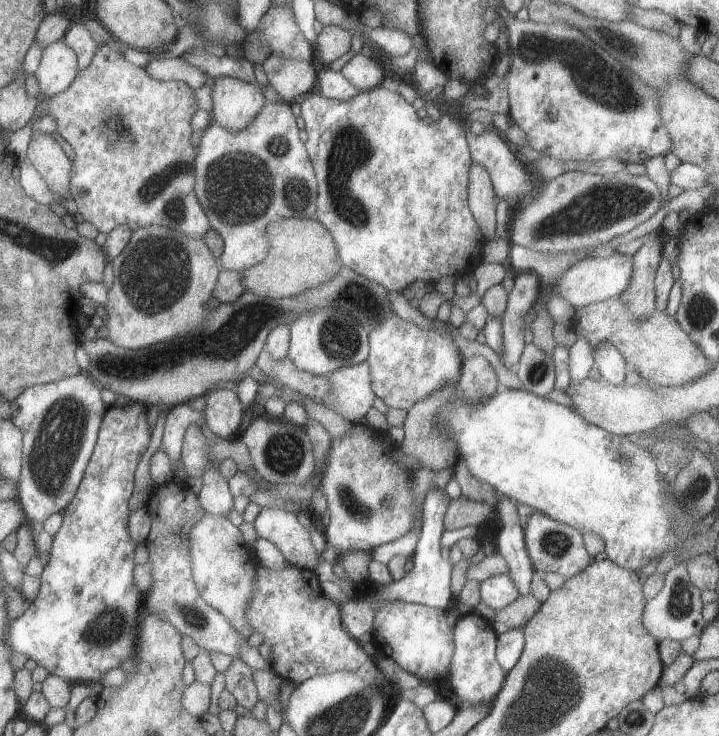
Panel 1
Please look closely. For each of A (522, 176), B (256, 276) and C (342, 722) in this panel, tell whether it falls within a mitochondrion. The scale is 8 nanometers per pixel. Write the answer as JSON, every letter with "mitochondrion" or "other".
{"A":"mitochondrion","B":"other","C":"mitochondrion"}

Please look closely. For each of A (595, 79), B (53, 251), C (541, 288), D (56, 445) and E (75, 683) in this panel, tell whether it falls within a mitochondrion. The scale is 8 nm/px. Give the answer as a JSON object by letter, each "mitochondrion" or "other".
{"A":"mitochondrion","B":"mitochondrion","C":"other","D":"mitochondrion","E":"other"}

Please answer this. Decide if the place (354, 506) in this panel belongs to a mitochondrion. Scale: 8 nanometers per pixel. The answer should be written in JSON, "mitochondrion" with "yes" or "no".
{"mitochondrion":"yes"}

